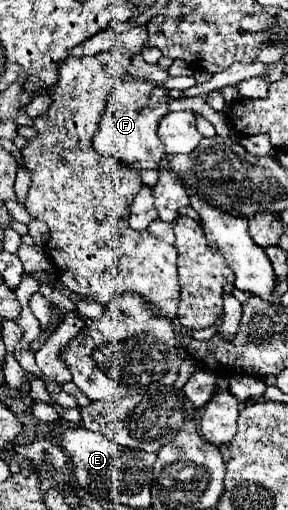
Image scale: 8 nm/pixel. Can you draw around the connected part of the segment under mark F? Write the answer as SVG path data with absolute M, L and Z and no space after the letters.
M127 79L109 93L105 113L99 121L99 129L93 135L93 147L103 155L121 159L129 167L135 167L139 173L143 171L143 167L157 169L165 155L163 143L157 137L157 127L167 113L169 113L167 89L151 81Z

